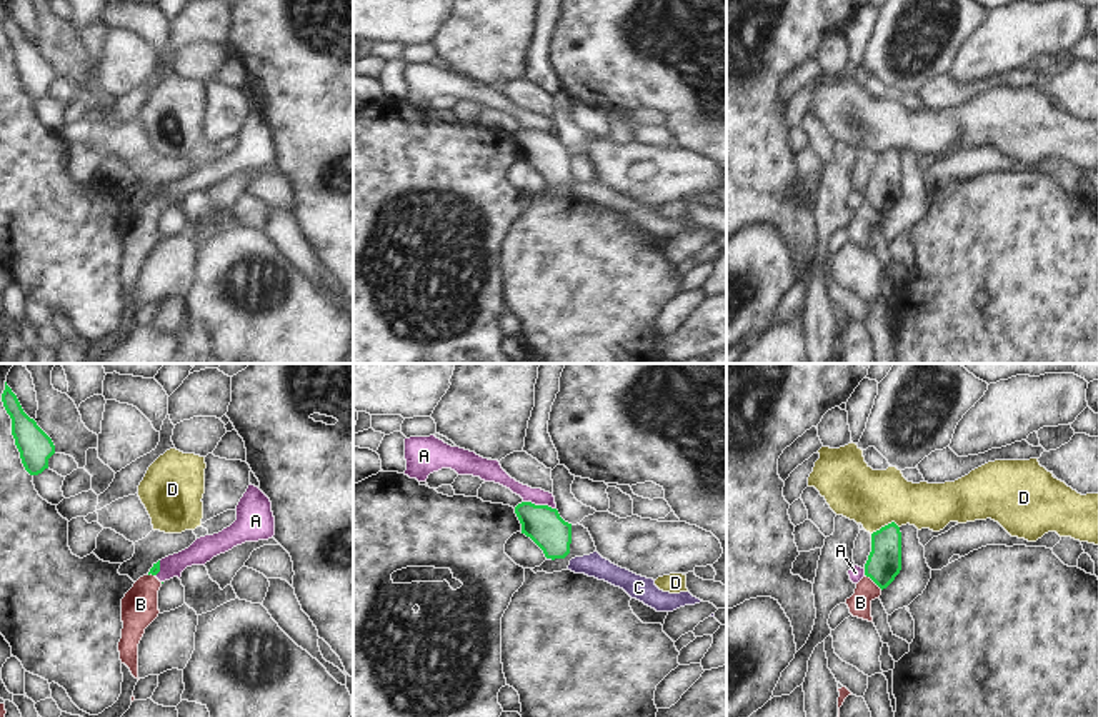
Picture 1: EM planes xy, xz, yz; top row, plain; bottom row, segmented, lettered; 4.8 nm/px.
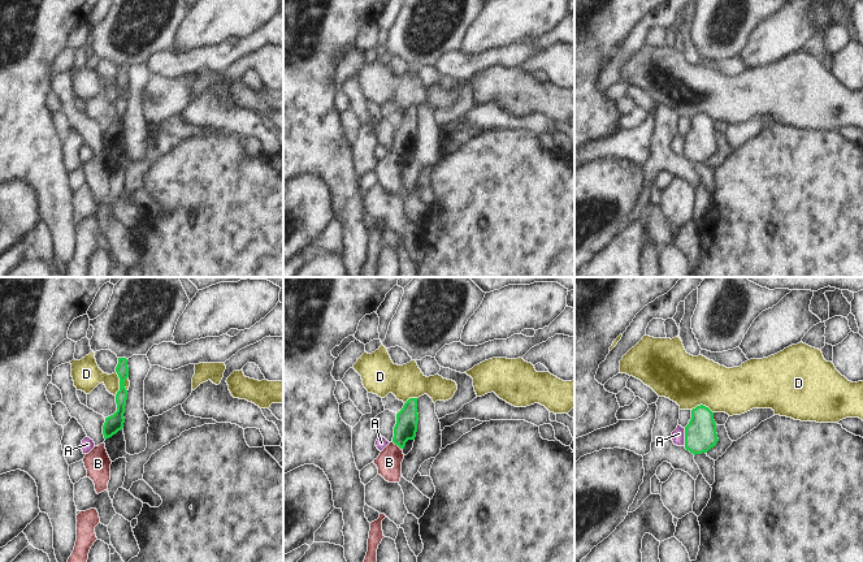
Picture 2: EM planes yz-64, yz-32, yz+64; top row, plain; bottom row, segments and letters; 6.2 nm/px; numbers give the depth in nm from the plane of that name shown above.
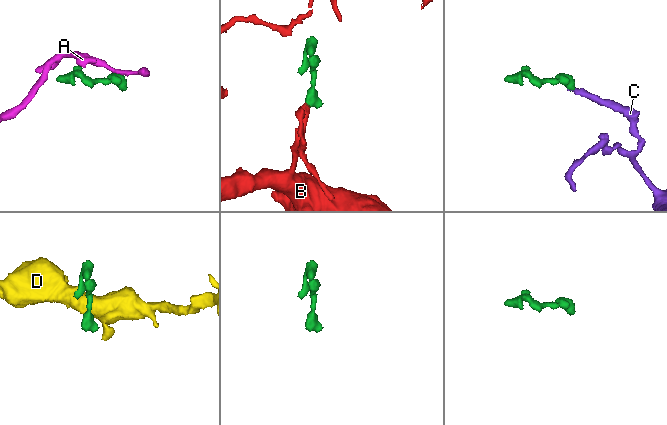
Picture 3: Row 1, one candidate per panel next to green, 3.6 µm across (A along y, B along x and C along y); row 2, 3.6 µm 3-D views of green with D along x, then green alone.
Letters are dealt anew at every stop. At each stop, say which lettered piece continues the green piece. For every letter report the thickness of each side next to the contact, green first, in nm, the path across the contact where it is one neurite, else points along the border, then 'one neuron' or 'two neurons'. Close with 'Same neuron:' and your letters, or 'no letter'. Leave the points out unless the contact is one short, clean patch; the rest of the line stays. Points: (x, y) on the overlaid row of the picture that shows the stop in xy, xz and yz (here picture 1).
A: calibres 180 and 80 nm; border xz (524, 501), (547, 504), (555, 509); two neurons
B: calibres 170 and 110 nm; border yz (865, 574), (882, 589); two neurons
C: calibres 180 and 20 nm; way xz (542, 524), (550, 532), (550, 557), (547, 559); one neuron
D: calibres 170 and 280 nm; border yz (898, 526), (890, 522), (872, 534); two neurons
Same neuron: C

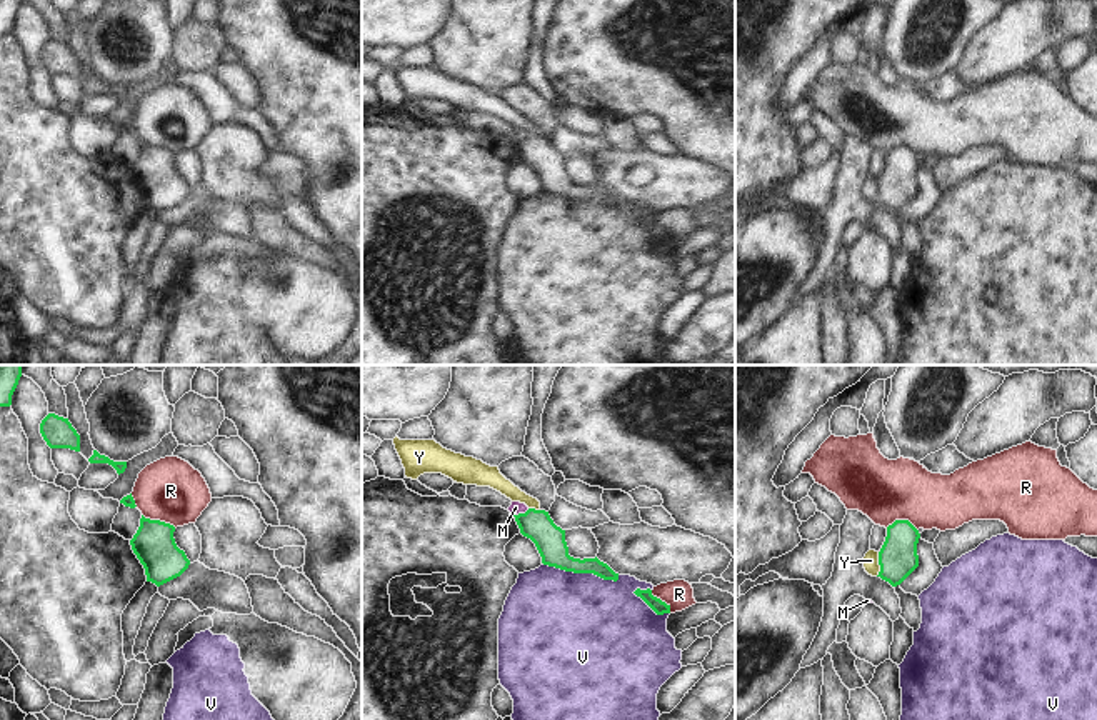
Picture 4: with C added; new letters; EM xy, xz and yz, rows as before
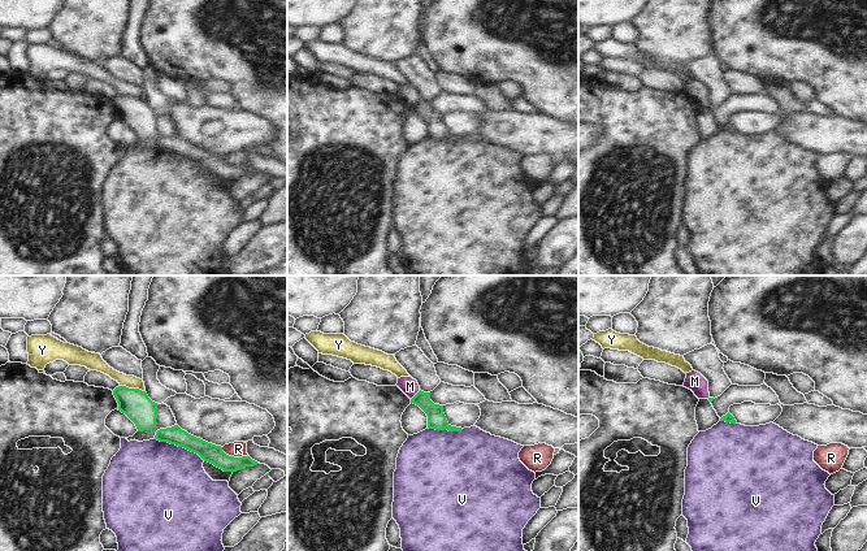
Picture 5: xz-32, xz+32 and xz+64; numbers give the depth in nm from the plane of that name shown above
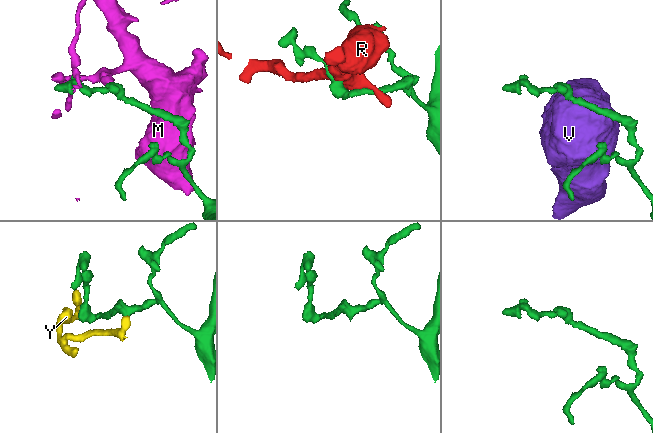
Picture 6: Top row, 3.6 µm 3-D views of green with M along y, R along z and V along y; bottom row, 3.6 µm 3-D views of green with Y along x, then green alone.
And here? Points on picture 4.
M: calibres 150 and 60 nm; two neurons
R: calibres 200 and 300 nm; two neurons
V: calibres 150 and 500 nm; two neurons
Y: calibres 190 and 80 nm; border yz (879, 552), (879, 572), (876, 575); two neurons
Same neuron: no letter

